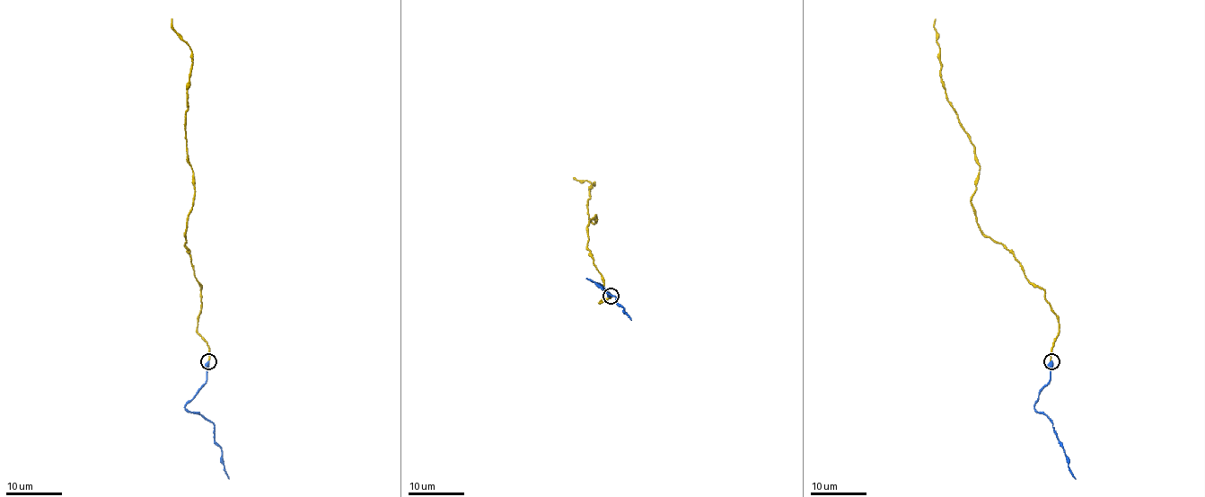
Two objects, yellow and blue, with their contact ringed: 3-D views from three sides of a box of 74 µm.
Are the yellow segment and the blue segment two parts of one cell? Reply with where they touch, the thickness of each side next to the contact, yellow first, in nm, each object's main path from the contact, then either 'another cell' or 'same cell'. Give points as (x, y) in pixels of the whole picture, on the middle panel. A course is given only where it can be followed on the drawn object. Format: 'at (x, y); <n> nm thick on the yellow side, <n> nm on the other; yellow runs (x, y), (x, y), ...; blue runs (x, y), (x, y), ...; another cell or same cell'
at (611, 296); 200 nm thick on the yellow side, 600 nm on the other; yellow runs (611, 296), (600, 303), (603, 278), (587, 247), (595, 216), (594, 223), (587, 202), (594, 184), (573, 180); blue runs (611, 296), (601, 286), (587, 279), (616, 297), (616, 301), (632, 319); same cell

